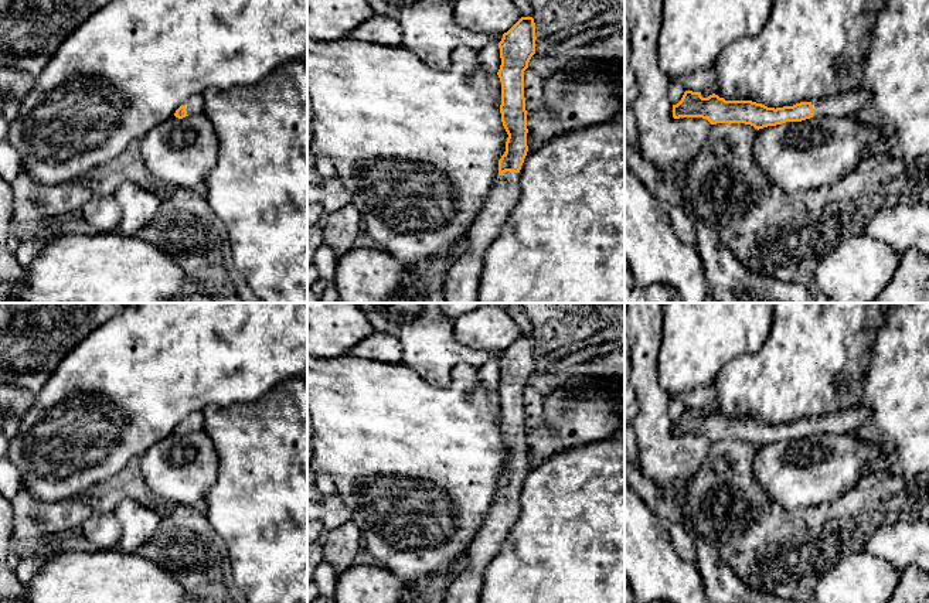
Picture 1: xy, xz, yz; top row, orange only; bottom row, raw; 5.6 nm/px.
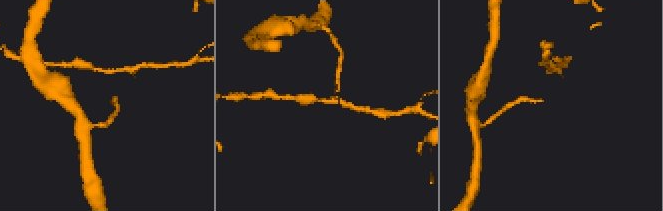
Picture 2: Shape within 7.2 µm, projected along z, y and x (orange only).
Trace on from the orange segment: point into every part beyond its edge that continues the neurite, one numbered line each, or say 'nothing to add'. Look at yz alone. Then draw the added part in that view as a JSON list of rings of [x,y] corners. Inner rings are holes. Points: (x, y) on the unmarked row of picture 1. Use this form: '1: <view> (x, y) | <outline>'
1: yz (847, 421) | [[[854,408],[828,416],[813,418],[811,423],[814,427],[814,433],[817,435],[823,433],[843,435],[854,432],[870,418],[870,415],[871,412],[867,408]]]

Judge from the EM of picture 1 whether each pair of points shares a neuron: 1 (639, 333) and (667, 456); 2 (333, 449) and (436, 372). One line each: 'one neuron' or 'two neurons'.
1: one neuron
2: two neurons

